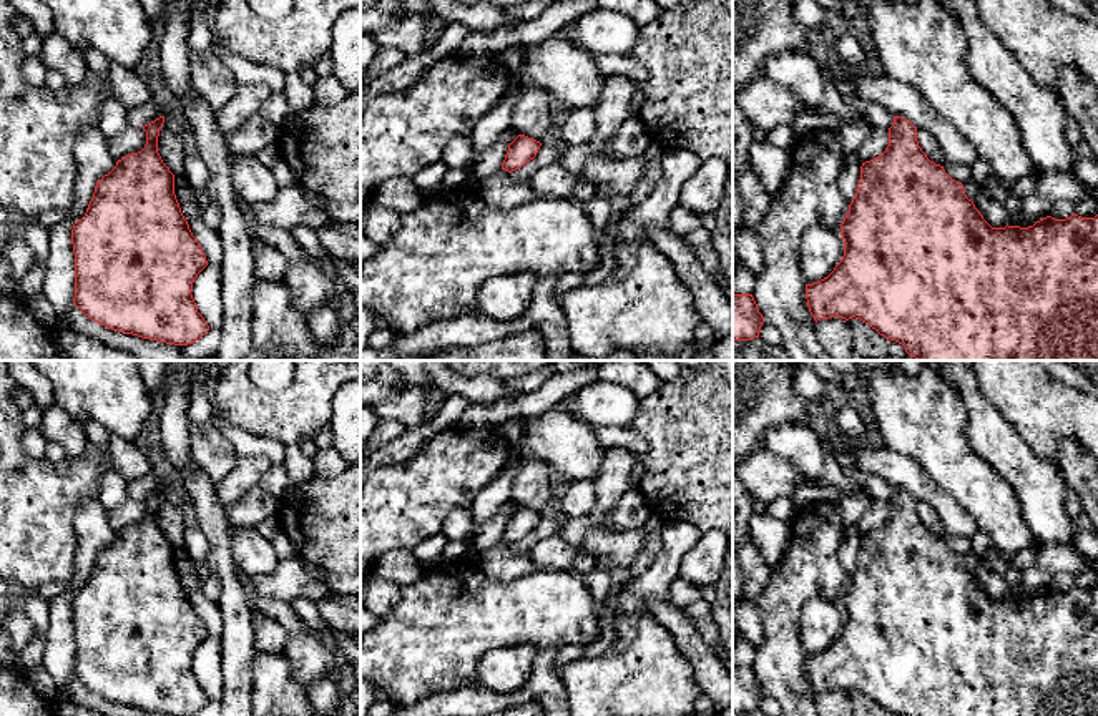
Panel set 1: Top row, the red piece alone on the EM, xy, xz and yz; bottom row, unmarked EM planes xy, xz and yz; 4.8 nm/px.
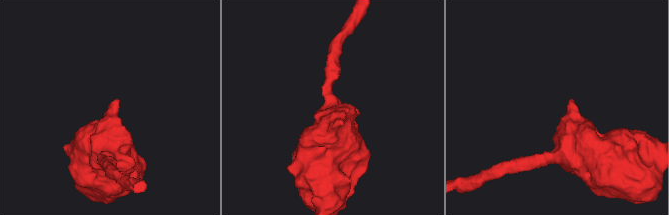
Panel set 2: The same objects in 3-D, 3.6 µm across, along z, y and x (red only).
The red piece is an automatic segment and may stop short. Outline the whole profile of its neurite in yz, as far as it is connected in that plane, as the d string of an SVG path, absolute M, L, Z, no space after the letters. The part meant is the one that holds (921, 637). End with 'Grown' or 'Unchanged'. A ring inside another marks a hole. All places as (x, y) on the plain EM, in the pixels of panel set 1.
M894 488L889 500L889 518L877 530L862 535L857 565L841 596L844 628L834 643L812 656L806 656L807 679L814 693L855 689L875 701L889 714L899 716L1098 716L1098 586L1081 590L1071 586L1066 591L1047 588L1033 598L992 600L973 573L967 570L963 557L952 552L944 538L927 530L917 513L917 500L902 488Z. Unchanged

